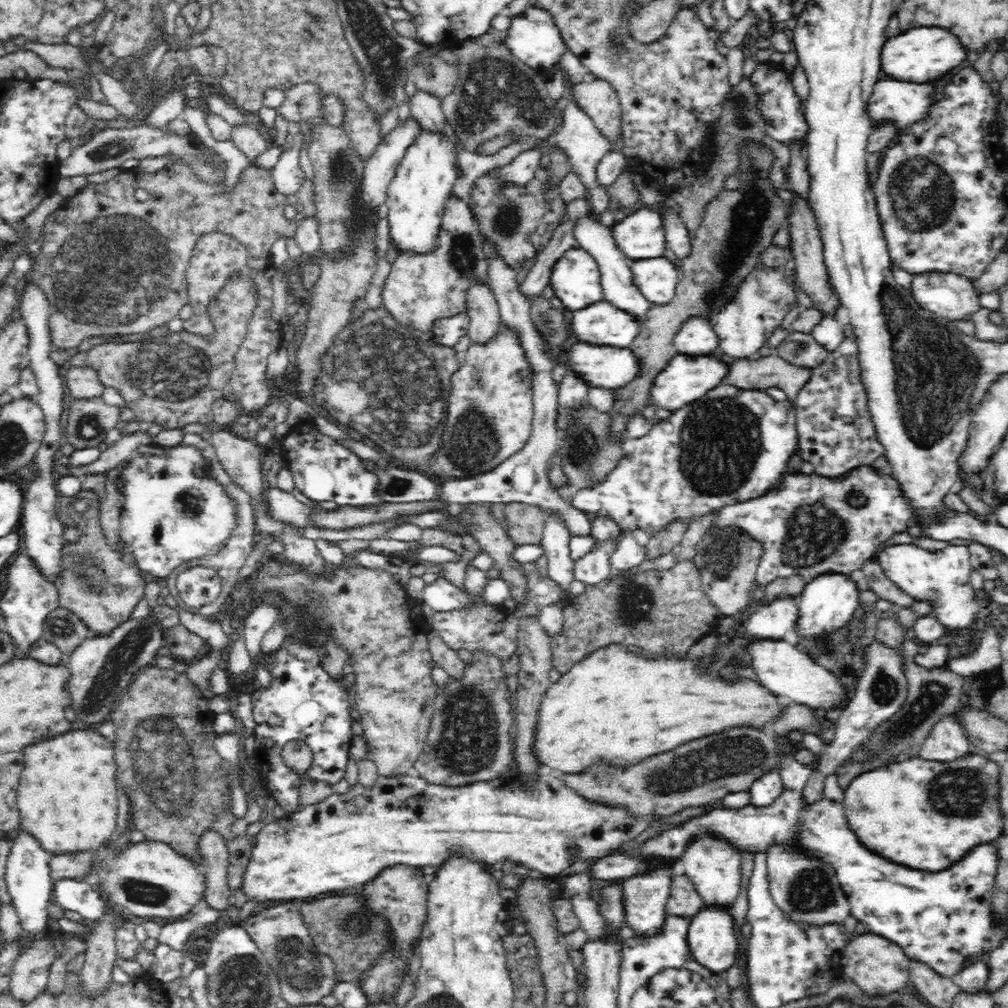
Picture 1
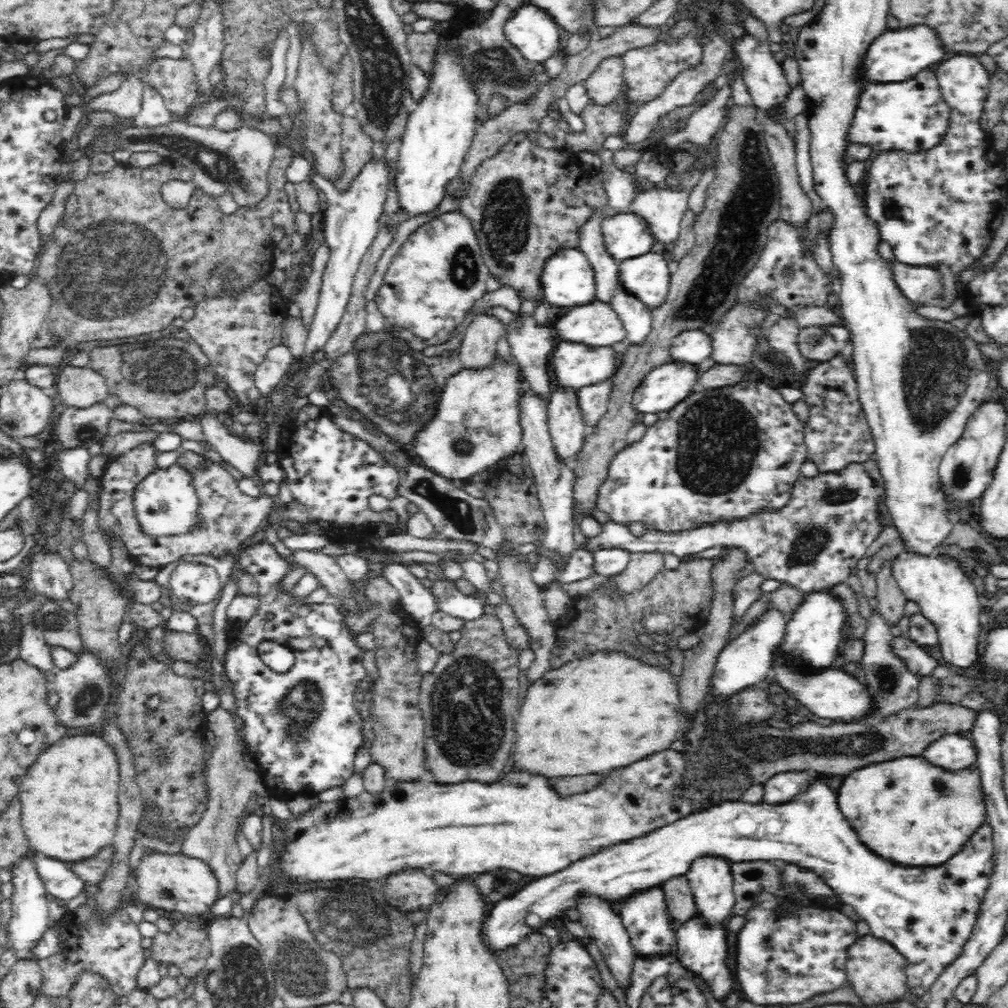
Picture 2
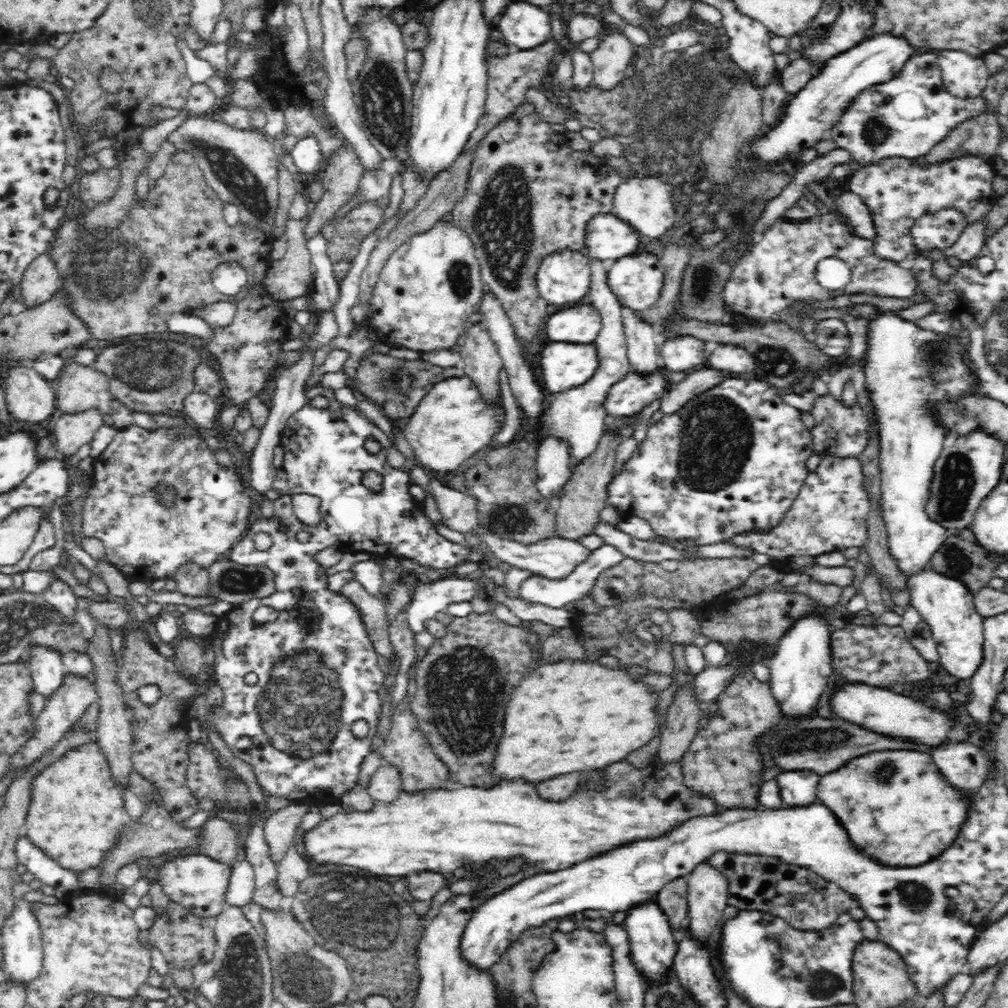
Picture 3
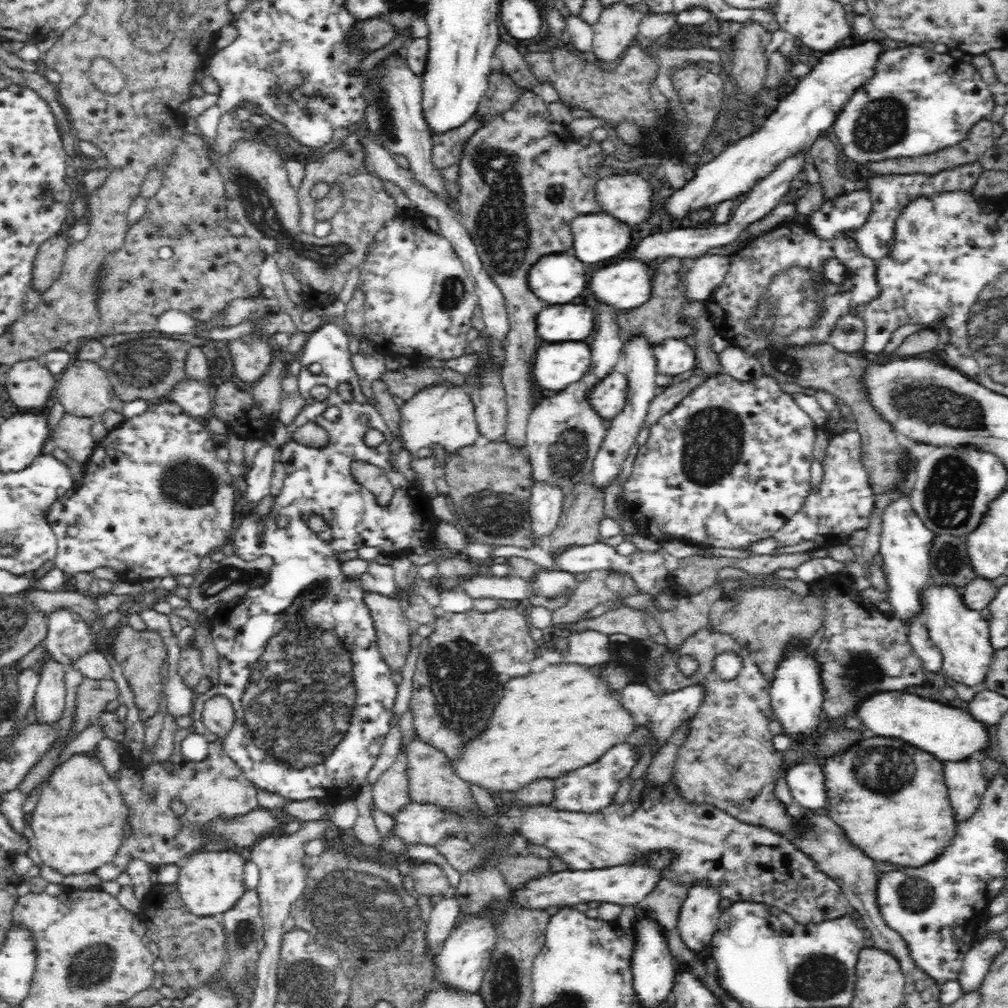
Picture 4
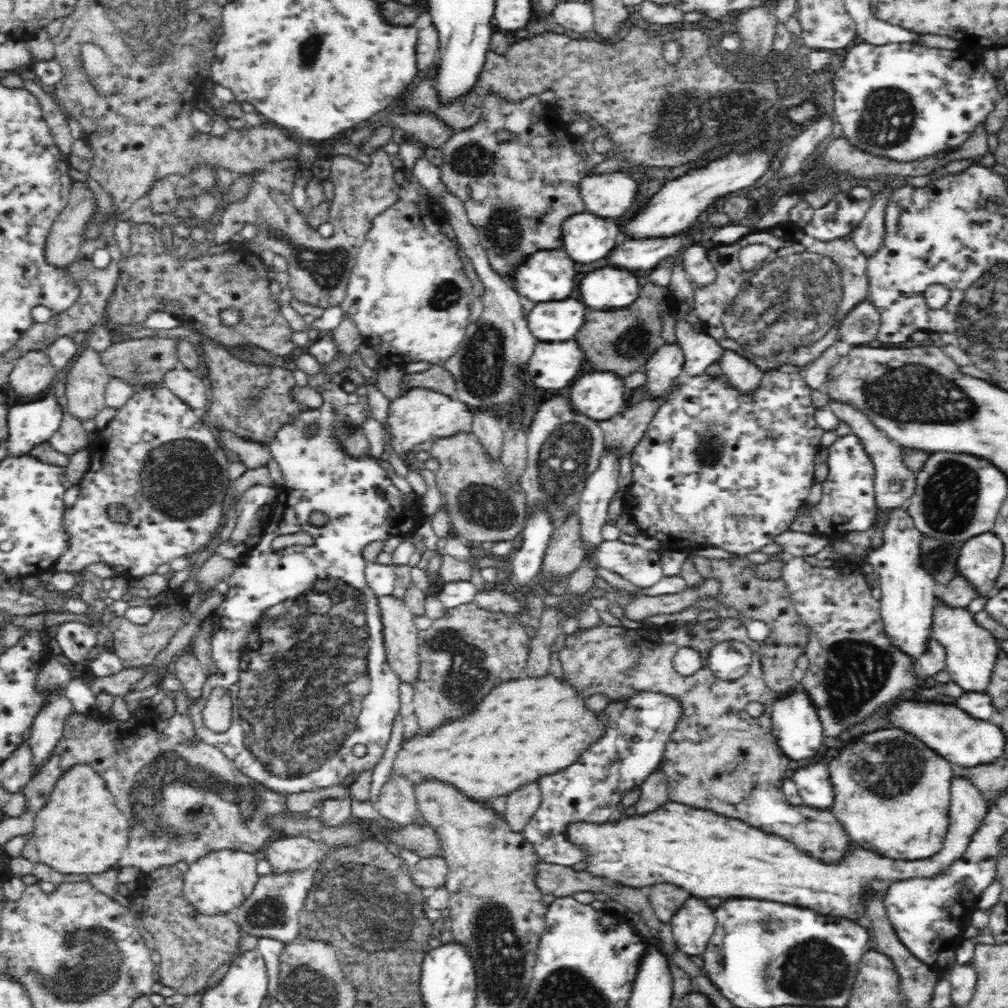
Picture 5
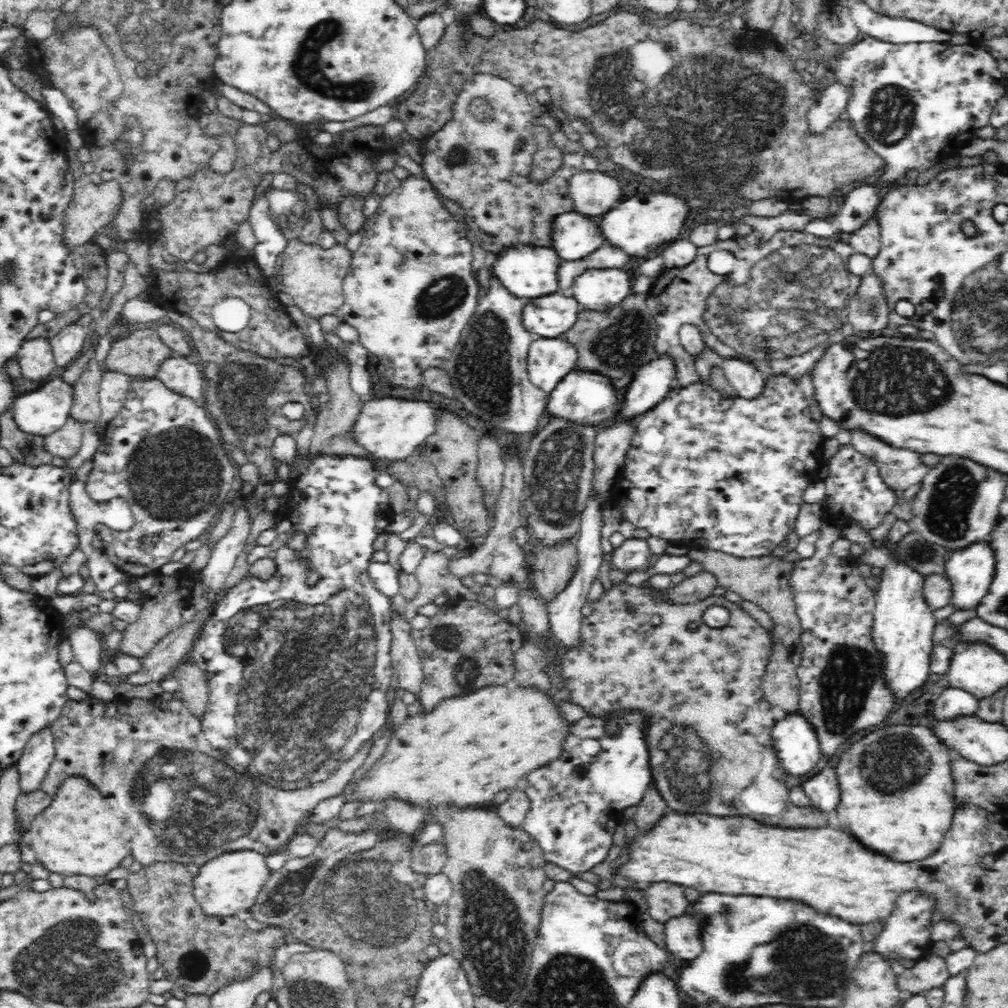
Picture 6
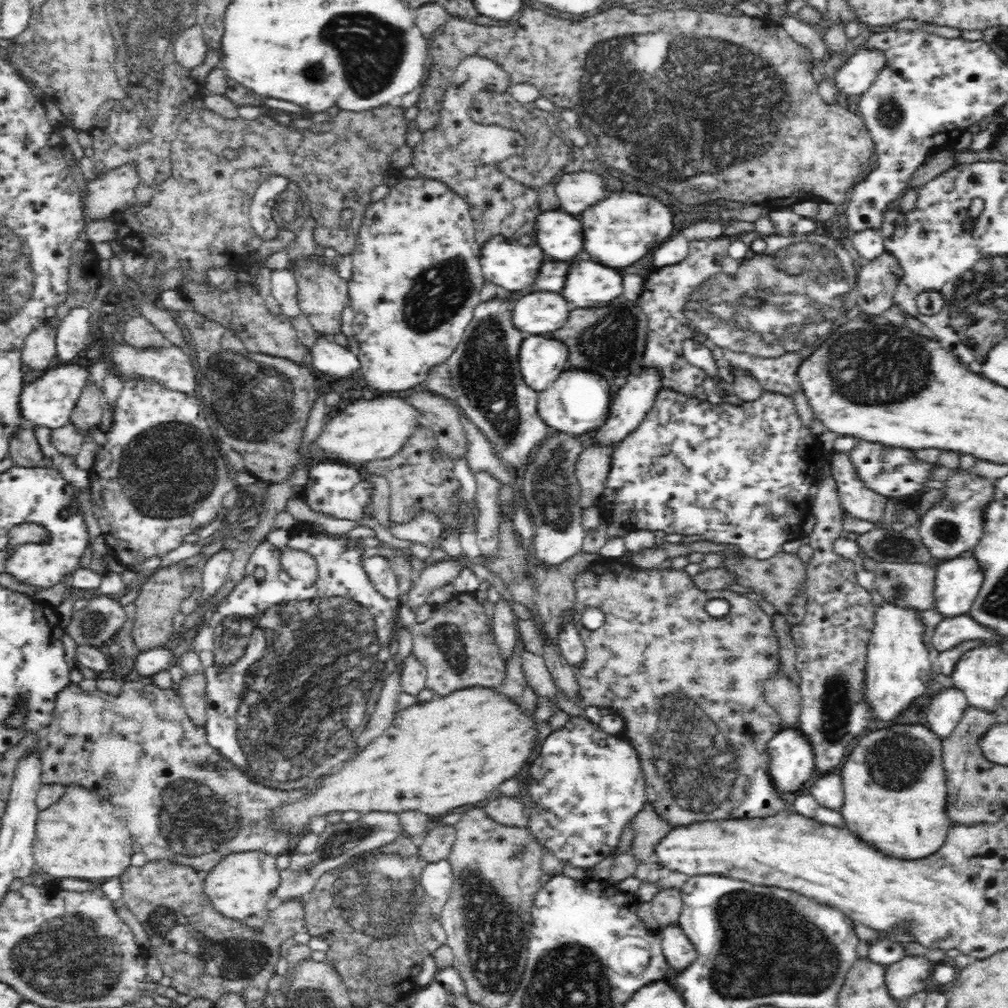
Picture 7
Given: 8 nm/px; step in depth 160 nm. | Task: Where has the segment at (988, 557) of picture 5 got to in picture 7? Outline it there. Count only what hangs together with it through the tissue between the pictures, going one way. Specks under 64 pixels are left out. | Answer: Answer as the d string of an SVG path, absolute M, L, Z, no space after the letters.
M970 554L939 563L931 606L945 618L967 615L982 584L982 571Z

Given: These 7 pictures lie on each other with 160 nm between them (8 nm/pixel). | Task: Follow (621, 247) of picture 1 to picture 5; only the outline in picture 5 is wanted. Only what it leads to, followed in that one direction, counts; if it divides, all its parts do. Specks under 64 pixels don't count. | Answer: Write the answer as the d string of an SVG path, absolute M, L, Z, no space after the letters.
M580 212L566 218L560 226L559 240L562 249L566 251L570 260L575 264L588 264L594 260L604 258L621 238L616 238L619 224L615 219L599 217L588 212Z

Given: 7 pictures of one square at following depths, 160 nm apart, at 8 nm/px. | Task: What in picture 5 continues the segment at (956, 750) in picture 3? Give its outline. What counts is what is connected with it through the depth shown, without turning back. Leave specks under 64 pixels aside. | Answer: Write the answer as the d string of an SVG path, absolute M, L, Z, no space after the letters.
M960 777L953 778L952 796L950 805L949 828L940 852L926 860L902 862L902 860L888 860L870 850L864 850L858 844L852 844L844 850L844 856L834 860L825 860L825 857L814 855L799 848L793 841L782 836L762 832L748 822L738 818L724 818L716 816L714 812L706 810L688 810L680 804L666 804L664 808L648 814L648 816L634 815L632 818L623 816L617 822L610 822L604 826L582 823L571 831L570 841L582 842L586 849L590 849L592 858L588 863L587 871L591 874L609 879L624 886L641 887L647 889L652 885L670 883L687 890L692 896L703 900L710 896L728 898L752 898L758 900L782 900L788 904L798 904L822 912L824 916L832 915L850 919L851 921L866 916L872 900L882 898L894 882L910 880L910 878L934 879L938 876L948 876L953 871L954 862L965 855L967 848L973 843L974 837L986 824L990 806L980 795L980 791L972 784Z

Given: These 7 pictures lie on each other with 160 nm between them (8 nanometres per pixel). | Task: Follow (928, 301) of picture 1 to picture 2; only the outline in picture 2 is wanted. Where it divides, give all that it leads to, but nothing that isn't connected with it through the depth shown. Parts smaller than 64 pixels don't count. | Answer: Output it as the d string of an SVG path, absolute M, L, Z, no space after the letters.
M882 256L882 262L890 269L890 278L894 286L914 306L922 305L927 300L940 297L942 291L942 280L937 269L930 266L910 266L899 263L894 259L886 259Z

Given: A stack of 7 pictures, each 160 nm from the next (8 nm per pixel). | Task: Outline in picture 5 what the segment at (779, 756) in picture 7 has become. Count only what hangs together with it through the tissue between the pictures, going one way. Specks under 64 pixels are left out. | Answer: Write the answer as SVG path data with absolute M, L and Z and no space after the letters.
M799 690L791 695L778 698L773 704L771 733L782 754L786 754L794 762L802 762L802 760L812 758L818 752L818 748L824 740L822 725L814 707L806 699L806 695L799 692Z

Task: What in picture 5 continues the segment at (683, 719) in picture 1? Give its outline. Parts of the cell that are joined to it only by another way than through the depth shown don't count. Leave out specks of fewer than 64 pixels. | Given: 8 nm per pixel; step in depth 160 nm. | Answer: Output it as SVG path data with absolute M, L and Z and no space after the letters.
M551 674L523 678L526 680L510 680L492 688L468 714L446 720L430 732L419 729L412 738L402 740L400 750L392 760L390 774L400 774L414 790L422 783L444 782L468 800L489 804L494 796L514 792L518 786L570 764L570 760L582 752L582 744L590 744L590 740L598 736L598 718L578 704L576 692L566 682L558 682Z

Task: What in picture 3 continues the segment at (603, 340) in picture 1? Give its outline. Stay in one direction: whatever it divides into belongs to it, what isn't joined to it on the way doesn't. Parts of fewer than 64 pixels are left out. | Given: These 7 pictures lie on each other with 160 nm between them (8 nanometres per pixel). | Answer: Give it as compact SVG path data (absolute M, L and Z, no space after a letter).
M586 301L550 314L543 327L552 343L589 344L600 331L601 318L594 305Z

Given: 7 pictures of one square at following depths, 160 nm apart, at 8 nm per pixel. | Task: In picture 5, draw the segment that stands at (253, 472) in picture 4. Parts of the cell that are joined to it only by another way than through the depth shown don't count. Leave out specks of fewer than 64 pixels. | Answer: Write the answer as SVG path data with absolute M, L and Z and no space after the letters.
M253 485L245 491L236 503L236 526L228 536L230 546L242 547L240 544L246 543L246 540L256 532L256 519L260 506L273 504L279 490L279 487Z

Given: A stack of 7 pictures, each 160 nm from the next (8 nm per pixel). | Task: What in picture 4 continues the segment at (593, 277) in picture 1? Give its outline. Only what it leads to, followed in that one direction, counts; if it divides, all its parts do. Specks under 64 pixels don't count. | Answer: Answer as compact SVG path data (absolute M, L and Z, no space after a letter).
M571 252L546 254L528 268L526 284L546 304L568 303L586 288L585 269Z

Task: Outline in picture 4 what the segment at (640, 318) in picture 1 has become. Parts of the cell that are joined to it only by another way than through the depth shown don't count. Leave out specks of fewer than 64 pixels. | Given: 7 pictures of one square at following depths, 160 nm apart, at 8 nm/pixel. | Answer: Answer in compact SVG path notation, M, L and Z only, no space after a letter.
M633 340L624 350L624 368L613 367L613 372L622 370L627 383L627 396L623 409L611 420L610 430L607 430L605 439L603 440L600 450L596 453L593 461L593 470L591 473L591 482L589 487L598 493L608 490L608 486L619 478L622 473L623 464L628 456L628 452L634 448L636 435L640 432L646 416L646 410L654 398L656 392L656 370L655 356L652 354L652 346L648 345L644 340Z

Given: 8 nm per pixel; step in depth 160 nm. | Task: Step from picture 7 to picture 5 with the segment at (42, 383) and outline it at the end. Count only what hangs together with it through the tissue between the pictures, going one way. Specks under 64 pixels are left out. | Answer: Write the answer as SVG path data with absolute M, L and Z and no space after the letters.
M55 394L42 400L9 406L10 438L6 448L12 455L24 455L34 444L47 441L61 427L66 408Z

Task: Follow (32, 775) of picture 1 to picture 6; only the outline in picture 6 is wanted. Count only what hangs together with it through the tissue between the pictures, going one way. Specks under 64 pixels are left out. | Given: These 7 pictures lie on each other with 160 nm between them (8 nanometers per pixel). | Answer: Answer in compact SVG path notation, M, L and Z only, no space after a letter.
M69 777L58 787L50 808L46 808L32 820L28 842L37 858L36 862L40 862L50 873L58 874L62 878L75 875L105 877L108 872L118 868L118 864L130 852L128 828L118 816L114 816L106 800L102 800L102 793L82 777Z

